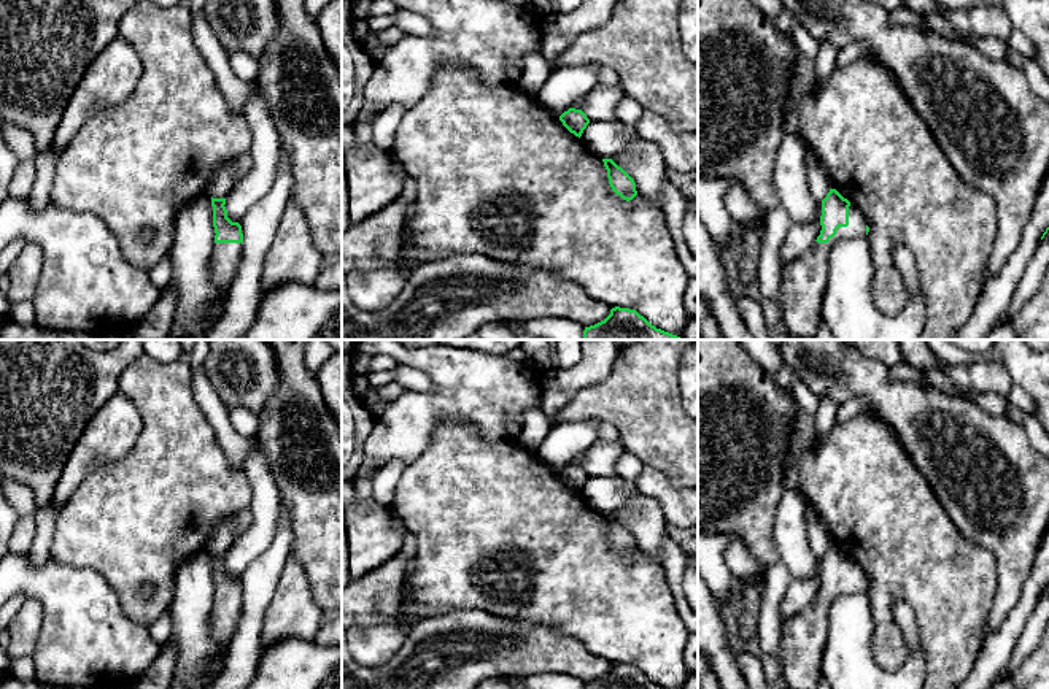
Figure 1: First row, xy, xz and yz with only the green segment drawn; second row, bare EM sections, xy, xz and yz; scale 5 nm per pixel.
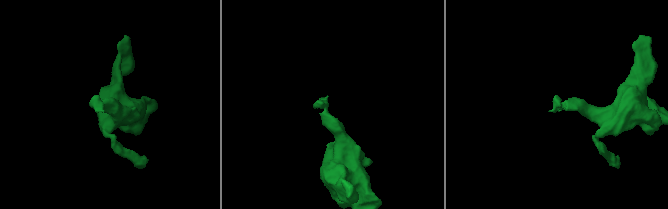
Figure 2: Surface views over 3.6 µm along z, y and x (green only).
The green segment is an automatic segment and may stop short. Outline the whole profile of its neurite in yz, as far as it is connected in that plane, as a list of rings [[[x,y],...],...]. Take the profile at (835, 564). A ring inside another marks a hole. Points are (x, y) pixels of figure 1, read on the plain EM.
[[[830,545],[822,556],[820,581],[815,599],[780,622],[779,662],[790,689],[817,689],[831,602],[842,594],[866,592],[869,587],[860,565],[836,545]]]

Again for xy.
[[[213,554],[215,606],[210,614],[210,635],[219,651],[227,651],[243,611],[243,589],[238,578],[227,573],[226,554]]]

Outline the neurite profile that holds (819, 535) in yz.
[[[807,505],[806,508],[806,524],[809,540],[815,546],[817,556],[822,559],[822,556],[833,545],[833,541],[825,522],[820,519],[819,513],[811,505]]]

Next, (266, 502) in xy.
[[[251,441],[248,443],[245,475],[253,492],[251,503],[248,506],[253,522],[238,537],[224,560],[227,573],[238,579],[246,567],[270,548],[281,508],[280,491],[270,472],[269,462]]]

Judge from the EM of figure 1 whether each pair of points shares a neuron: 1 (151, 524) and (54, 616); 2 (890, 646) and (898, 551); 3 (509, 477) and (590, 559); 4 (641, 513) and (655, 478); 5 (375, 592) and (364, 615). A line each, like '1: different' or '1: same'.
1: different
2: same
3: same
4: different
5: same

